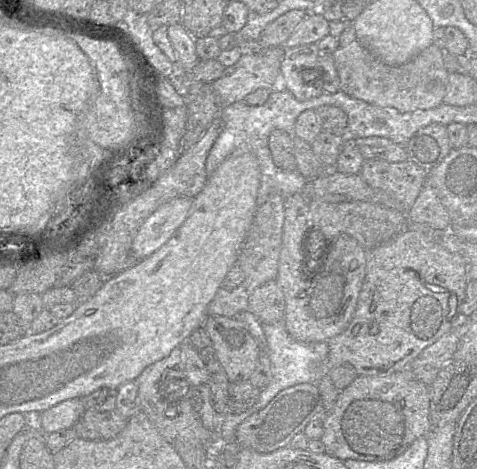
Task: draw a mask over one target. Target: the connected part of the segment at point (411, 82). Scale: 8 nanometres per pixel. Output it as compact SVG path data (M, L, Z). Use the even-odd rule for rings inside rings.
M352 24L338 39L338 47L332 56L340 79L340 90L349 96L378 107L395 108L401 113L428 110L444 103L450 73L444 66L441 48L435 44L405 64L390 66L360 44Z

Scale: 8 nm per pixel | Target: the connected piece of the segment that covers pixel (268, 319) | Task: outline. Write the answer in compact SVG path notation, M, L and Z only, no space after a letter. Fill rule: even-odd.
M275 280L256 288L249 297L248 310L262 324L282 324L285 307L284 294Z

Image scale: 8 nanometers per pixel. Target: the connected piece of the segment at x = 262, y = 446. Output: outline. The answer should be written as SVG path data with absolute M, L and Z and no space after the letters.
M298 384L280 391L268 405L244 420L237 427L235 441L241 448L250 448L259 453L271 453L287 447L292 438L303 432L310 421L324 416L317 384Z

